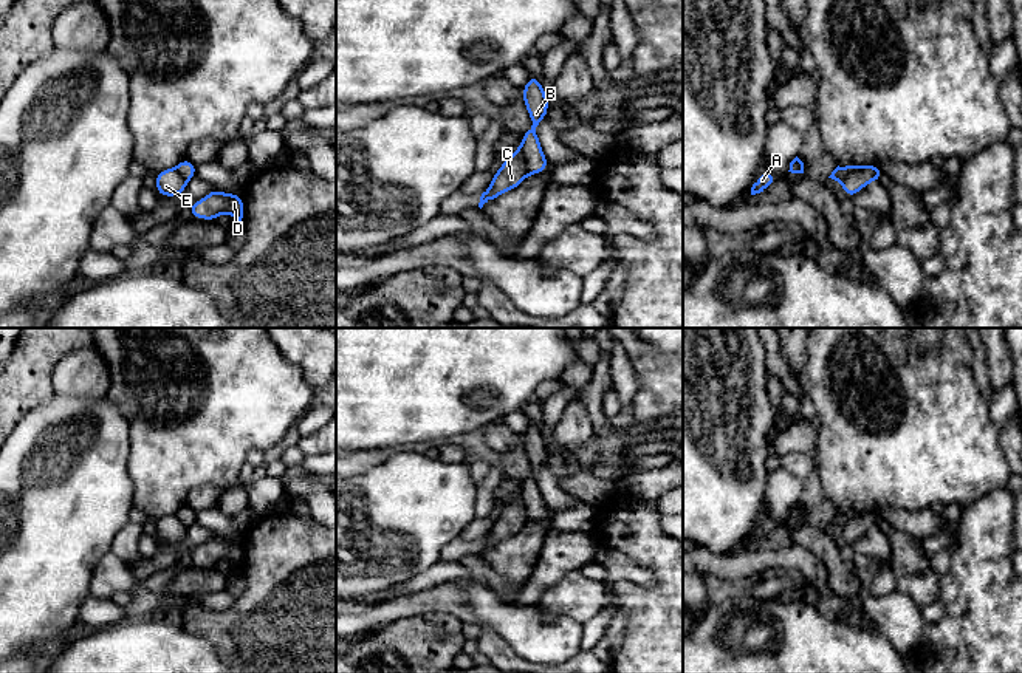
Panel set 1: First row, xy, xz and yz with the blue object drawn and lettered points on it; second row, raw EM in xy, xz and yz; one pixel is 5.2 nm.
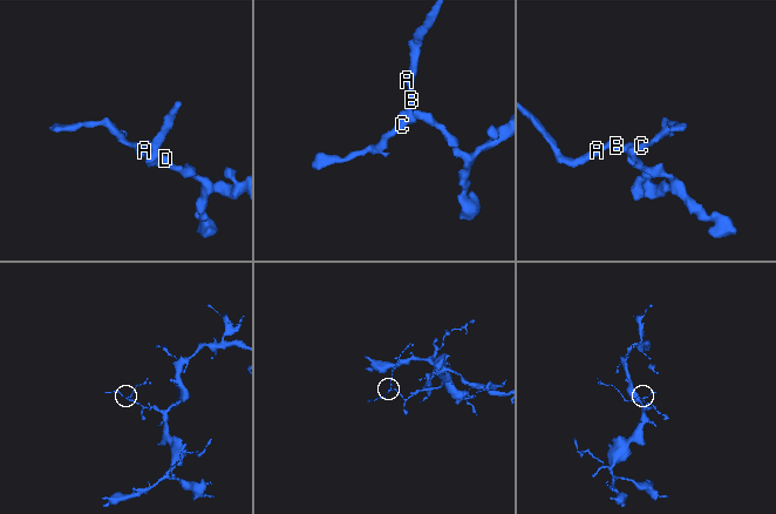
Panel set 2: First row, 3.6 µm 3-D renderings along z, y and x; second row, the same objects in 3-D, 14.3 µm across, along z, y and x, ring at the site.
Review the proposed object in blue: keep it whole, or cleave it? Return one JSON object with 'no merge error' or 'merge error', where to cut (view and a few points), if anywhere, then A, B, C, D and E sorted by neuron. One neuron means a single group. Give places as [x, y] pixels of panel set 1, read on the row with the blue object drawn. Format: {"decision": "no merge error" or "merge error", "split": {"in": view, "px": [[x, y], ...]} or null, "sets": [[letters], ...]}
{"decision": "merge error", "split": {"in": "xz", "px": [[521, 147], [525, 157], [527, 174]]}, "sets": [["A", "B"], ["C", "D", "E"]]}

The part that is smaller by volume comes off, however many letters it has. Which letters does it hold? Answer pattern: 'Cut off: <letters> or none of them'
Cut off: A, B

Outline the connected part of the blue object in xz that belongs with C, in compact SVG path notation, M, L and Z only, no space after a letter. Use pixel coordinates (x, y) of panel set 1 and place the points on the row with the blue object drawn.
M519 147L503 164L500 164L497 173L492 175L492 183L482 193L478 207L482 209L485 203L492 201L502 193L520 186L526 175L526 159L522 147Z

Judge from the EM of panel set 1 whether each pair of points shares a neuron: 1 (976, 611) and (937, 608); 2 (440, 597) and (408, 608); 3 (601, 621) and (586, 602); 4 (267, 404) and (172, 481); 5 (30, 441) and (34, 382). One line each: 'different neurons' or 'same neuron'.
1: different neurons
2: same neuron
3: different neurons
4: same neuron
5: different neurons

